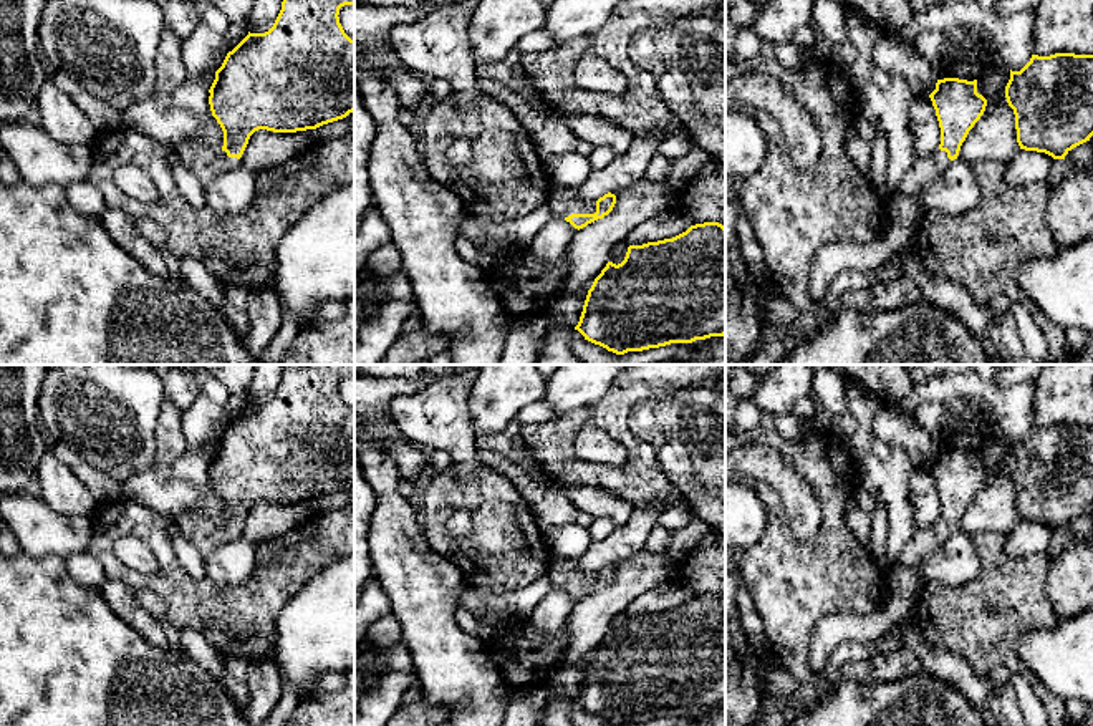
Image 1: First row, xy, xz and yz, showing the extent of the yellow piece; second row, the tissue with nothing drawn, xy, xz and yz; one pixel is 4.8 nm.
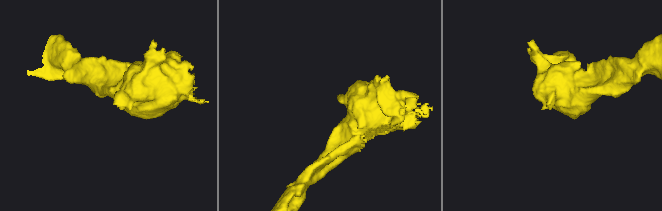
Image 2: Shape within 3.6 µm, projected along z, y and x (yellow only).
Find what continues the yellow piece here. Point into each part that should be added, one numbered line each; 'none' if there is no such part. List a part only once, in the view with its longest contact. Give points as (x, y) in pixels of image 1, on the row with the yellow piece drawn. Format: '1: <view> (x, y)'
1: xz (563, 201)

